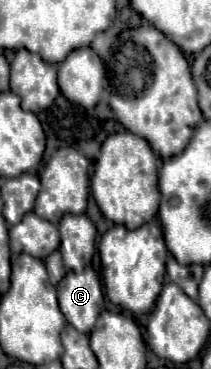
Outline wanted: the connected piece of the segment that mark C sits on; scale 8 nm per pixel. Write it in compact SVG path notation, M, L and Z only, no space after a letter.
M88 266L82 272L68 272L58 284L58 304L66 320L82 334L90 334L104 308L102 286L96 272Z

